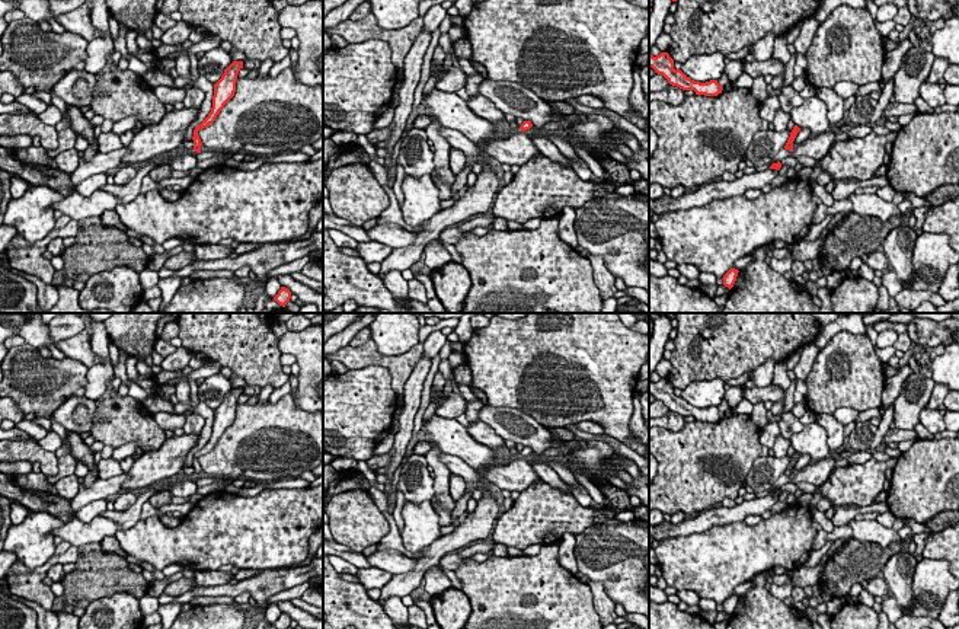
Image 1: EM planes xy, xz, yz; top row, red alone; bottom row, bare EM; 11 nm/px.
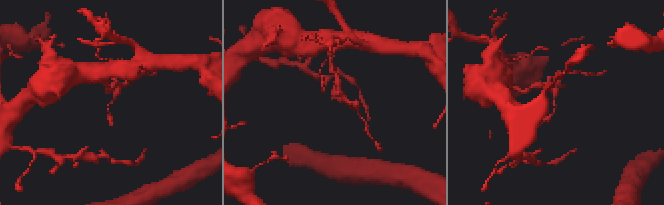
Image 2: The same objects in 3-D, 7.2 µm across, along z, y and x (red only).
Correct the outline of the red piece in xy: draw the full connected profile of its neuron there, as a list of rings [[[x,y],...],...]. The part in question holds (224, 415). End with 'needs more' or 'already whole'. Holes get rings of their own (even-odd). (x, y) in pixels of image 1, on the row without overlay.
[[[233,387],[226,396],[221,405],[214,411],[214,422],[212,422],[212,434],[208,443],[194,456],[194,476],[196,479],[201,479],[201,464],[198,462],[198,457],[202,454],[207,454],[210,450],[212,450],[220,440],[220,437],[224,434],[224,431],[234,422],[236,418],[236,408],[237,400],[243,395],[243,387]]] | already whole

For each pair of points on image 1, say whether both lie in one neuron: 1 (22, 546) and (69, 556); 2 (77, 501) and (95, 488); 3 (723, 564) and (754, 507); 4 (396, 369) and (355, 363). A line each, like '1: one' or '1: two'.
1: two
2: one
3: two
4: one

